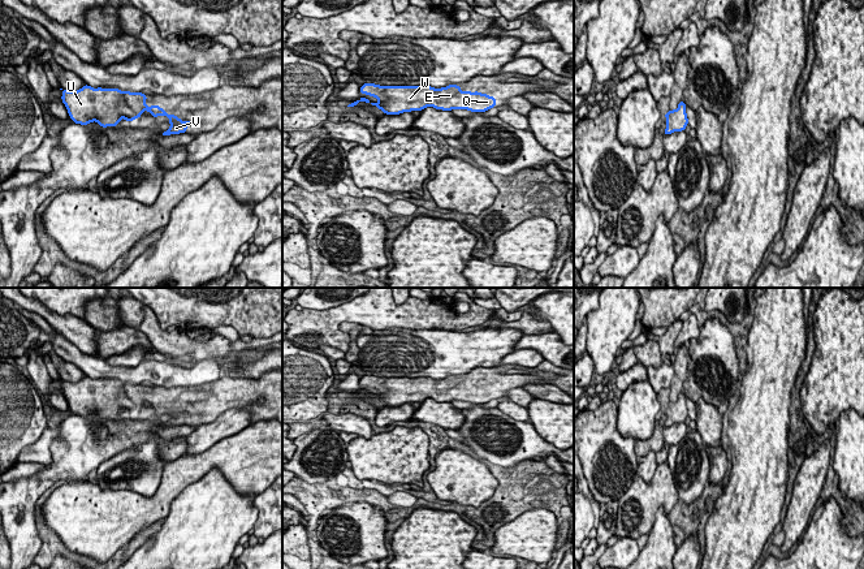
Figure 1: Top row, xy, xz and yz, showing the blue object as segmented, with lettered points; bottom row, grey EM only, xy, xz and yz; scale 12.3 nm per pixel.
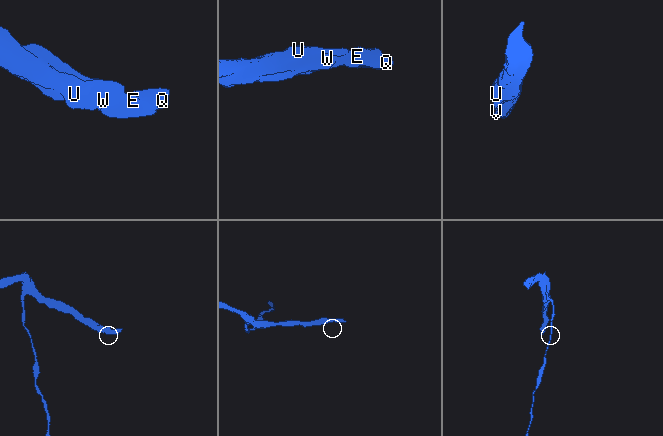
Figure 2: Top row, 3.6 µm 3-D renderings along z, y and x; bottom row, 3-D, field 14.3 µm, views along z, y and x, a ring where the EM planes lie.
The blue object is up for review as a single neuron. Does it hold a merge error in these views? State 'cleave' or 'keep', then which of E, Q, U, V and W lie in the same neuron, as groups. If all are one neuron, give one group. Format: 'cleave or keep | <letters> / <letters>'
keep | E Q U V W

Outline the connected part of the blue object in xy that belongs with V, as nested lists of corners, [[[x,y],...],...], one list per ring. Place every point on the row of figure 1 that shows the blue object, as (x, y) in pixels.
[[[85,85],[78,91],[62,90],[61,100],[65,104],[73,122],[87,125],[96,121],[101,128],[115,128],[124,118],[133,121],[139,118],[144,111],[156,118],[167,116],[170,128],[163,135],[186,133],[190,121],[182,121],[174,115],[167,113],[154,104],[146,105],[147,96],[142,92],[121,91],[120,89],[94,89]]]

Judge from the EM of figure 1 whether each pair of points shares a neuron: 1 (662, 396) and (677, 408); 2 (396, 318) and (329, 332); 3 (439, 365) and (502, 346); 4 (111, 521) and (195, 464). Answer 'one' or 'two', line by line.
1: one
2: one
3: one
4: one

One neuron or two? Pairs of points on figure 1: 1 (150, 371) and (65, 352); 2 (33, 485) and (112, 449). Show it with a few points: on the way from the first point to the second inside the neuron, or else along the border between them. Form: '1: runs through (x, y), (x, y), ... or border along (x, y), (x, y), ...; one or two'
1: runs through (129, 373), (108, 373), (86, 363); one
2: runs through (52, 473), (67, 465), (77, 455), (93, 453); one

